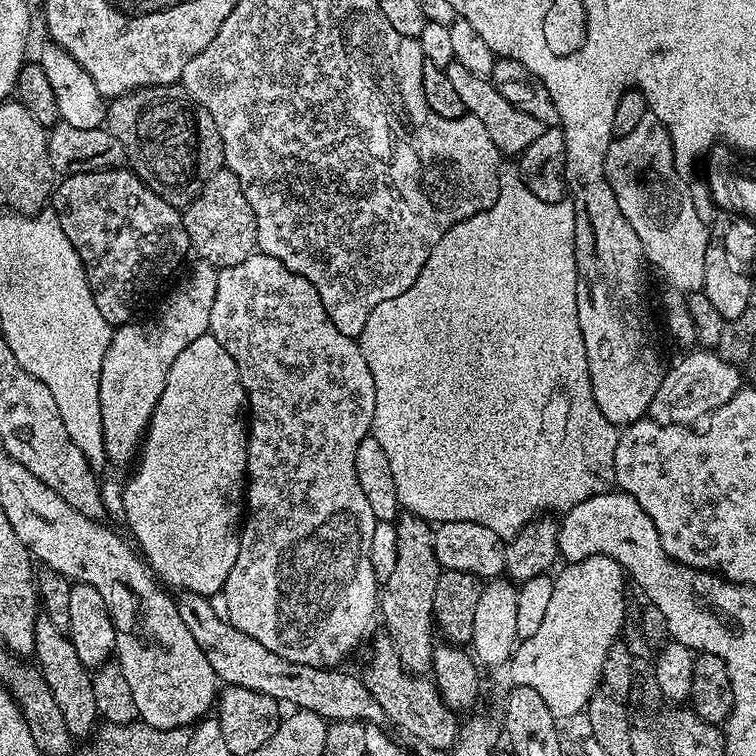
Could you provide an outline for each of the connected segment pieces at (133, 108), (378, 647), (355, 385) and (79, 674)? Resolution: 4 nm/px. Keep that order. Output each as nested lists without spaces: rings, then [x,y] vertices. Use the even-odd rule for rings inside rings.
[[[179,83],[154,84],[150,88],[136,88],[125,96],[115,97],[106,108],[106,127],[122,142],[124,155],[133,172],[144,185],[167,204],[181,210],[202,190],[202,186],[218,169],[225,167],[224,147],[214,118]]]
[[[380,634],[373,642],[372,657],[362,671],[362,679],[367,690],[385,711],[389,725],[397,724],[406,735],[413,736],[418,743],[436,752],[444,754],[453,748],[461,725],[461,721],[456,720],[457,713],[444,703],[435,679],[405,670],[402,658],[398,658],[398,650],[387,634]]]
[[[254,254],[246,258],[246,262],[238,262],[238,266],[221,268],[216,273],[216,289],[214,290],[214,306],[210,309],[210,334],[222,342],[226,354],[234,358],[238,366],[238,374],[242,378],[246,408],[250,413],[248,438],[248,470],[246,473],[246,515],[240,529],[240,545],[238,559],[230,569],[224,583],[223,594],[226,597],[226,619],[238,630],[256,638],[258,642],[281,655],[290,662],[304,663],[311,667],[331,669],[343,665],[342,662],[356,648],[356,643],[364,636],[372,616],[378,612],[378,585],[374,566],[370,566],[370,538],[374,538],[374,510],[370,510],[370,501],[362,494],[362,486],[358,486],[358,474],[354,470],[354,454],[358,454],[358,446],[372,431],[374,418],[374,374],[370,374],[370,366],[366,366],[366,358],[362,358],[359,343],[353,337],[342,334],[334,322],[326,314],[314,286],[297,272],[291,272],[278,258],[270,258],[263,254]]]
[[[37,615],[34,626],[34,663],[39,668],[42,678],[46,678],[46,686],[50,686],[50,694],[54,694],[54,703],[62,710],[62,718],[66,718],[66,730],[70,730],[73,738],[91,737],[98,724],[96,707],[94,706],[94,686],[90,670],[79,661],[74,654],[72,637],[65,629],[54,626],[50,618]]]

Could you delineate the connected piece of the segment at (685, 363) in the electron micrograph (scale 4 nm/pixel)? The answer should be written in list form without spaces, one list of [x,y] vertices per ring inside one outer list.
[[[692,350],[673,368],[669,367],[662,378],[662,386],[658,386],[658,394],[650,402],[647,419],[658,422],[662,426],[682,424],[685,426],[699,425],[705,418],[718,411],[742,387],[742,372],[737,365],[726,362],[714,350]]]

